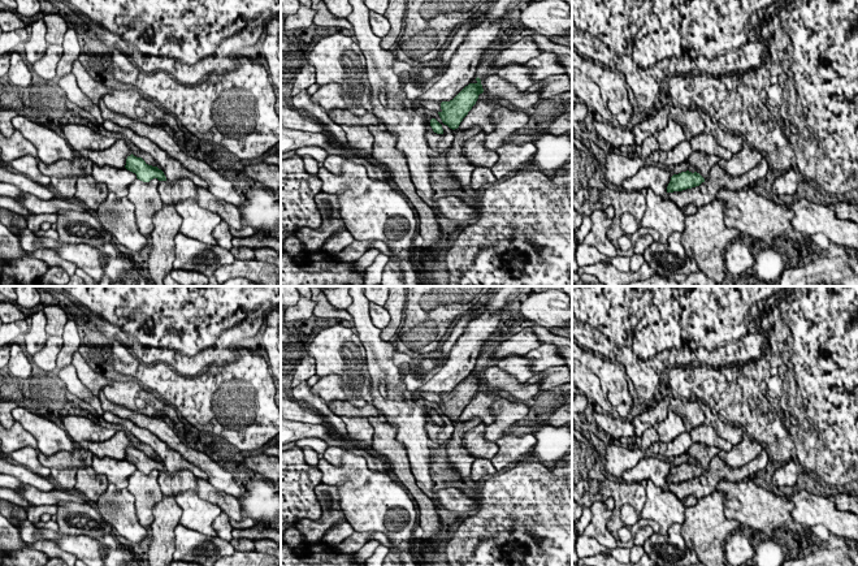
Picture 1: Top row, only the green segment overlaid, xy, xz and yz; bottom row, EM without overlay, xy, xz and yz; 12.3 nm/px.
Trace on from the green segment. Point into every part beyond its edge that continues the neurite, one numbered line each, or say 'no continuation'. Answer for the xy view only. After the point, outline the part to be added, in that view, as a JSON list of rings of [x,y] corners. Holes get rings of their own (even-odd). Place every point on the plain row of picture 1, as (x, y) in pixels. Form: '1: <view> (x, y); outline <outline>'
no continuation

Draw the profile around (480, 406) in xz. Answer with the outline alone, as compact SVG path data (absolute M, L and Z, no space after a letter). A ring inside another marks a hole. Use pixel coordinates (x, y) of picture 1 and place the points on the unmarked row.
M484 390L476 393L468 406L459 416L460 422L471 419L481 419L482 424L489 425L494 422L494 416L490 414L493 403L498 399L500 390Z

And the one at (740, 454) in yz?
M742 432L740 444L732 445L729 451L720 451L718 455L729 468L740 468L755 459L760 451L760 442L751 440L748 433Z

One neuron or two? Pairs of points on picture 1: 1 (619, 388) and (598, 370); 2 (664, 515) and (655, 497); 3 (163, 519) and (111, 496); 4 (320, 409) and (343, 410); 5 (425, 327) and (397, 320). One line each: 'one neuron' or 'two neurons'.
1: one neuron
2: one neuron
3: two neurons
4: two neurons
5: two neurons

